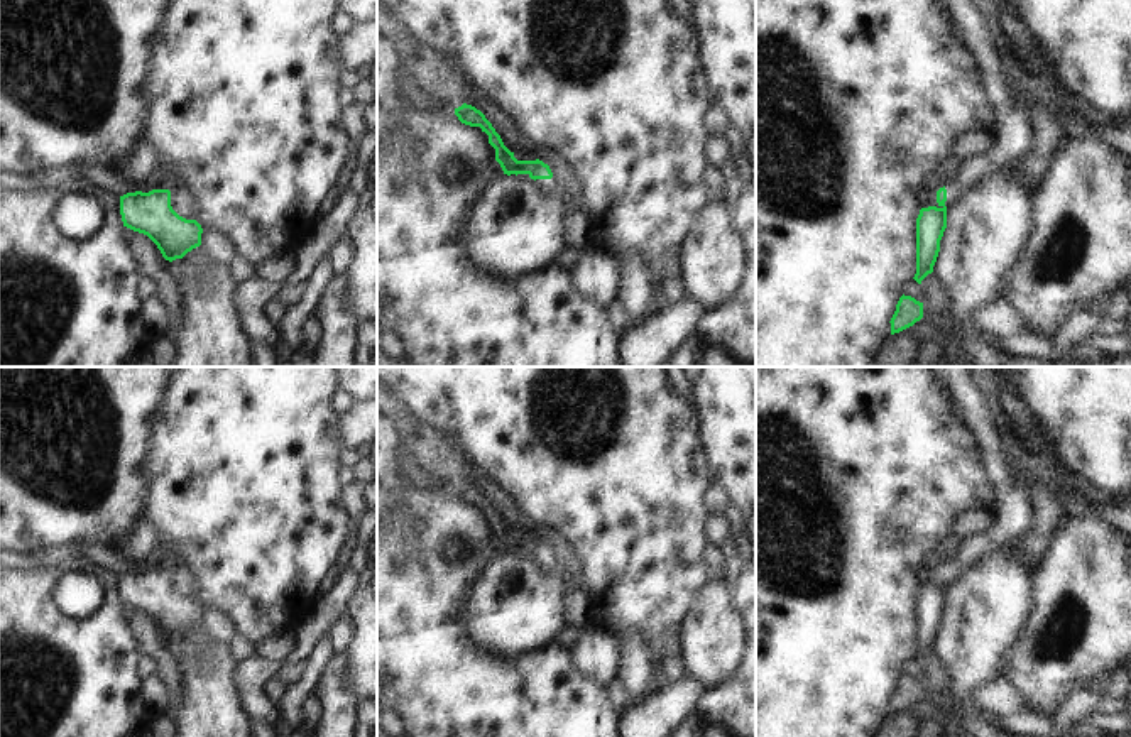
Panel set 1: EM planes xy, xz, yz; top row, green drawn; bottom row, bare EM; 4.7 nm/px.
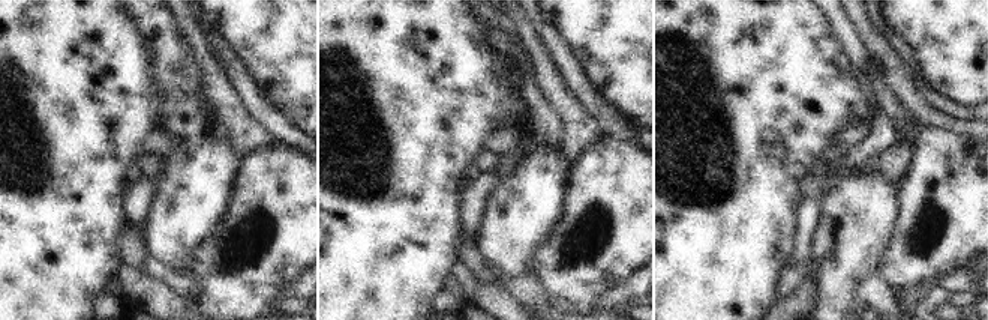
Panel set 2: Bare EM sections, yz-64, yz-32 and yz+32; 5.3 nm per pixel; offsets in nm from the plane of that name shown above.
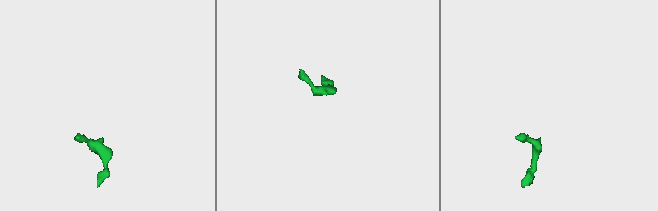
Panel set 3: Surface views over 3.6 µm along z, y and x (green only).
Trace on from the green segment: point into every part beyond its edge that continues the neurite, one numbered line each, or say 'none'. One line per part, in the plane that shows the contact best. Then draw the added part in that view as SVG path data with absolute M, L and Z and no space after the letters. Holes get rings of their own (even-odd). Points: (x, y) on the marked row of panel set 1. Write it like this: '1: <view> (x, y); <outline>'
1: yz (1015, 136); M972 0L940 2L955 12L957 29L977 57L999 127L994 147L984 156L964 161L959 176L947 183L945 206L950 208L960 199L969 184L979 184L996 164L1006 164L1024 156L1031 149L1035 135L1028 118L1014 106L1001 64L1001 49L989 29L987 19Z

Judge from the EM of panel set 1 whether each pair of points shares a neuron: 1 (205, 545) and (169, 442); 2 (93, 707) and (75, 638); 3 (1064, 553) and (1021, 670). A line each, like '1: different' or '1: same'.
1: same
2: same
3: same

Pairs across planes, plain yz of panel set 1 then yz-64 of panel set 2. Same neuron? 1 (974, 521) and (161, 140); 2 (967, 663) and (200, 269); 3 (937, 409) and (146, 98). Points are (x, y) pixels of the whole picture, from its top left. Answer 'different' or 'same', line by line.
1: same
2: different
3: same

